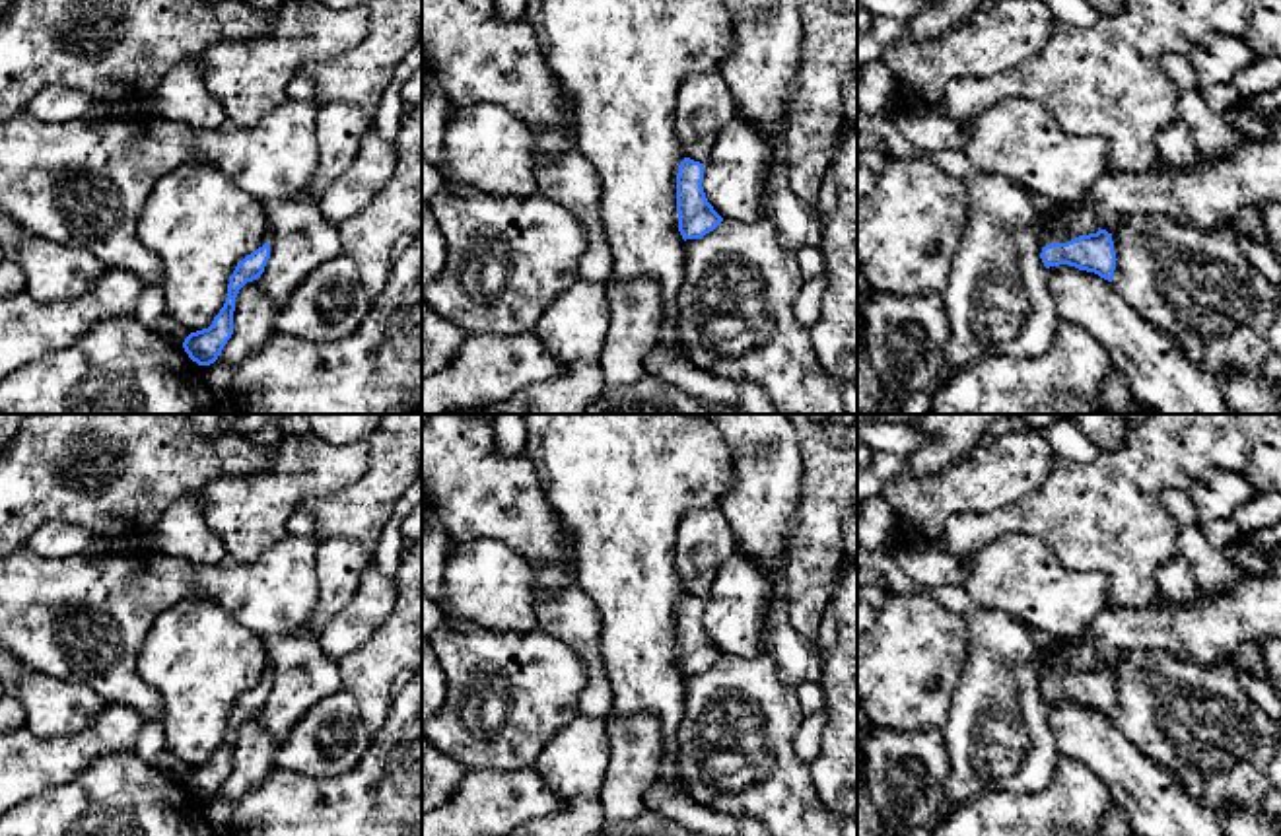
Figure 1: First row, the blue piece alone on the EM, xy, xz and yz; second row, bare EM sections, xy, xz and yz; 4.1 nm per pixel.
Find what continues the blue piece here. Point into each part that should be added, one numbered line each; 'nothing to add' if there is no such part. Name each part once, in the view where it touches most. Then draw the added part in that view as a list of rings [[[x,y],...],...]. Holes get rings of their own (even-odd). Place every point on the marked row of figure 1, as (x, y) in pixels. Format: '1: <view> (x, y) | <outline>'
1: yz (1060, 234) | [[[1077,202],[1063,204],[1063,208],[1061,208],[1061,218],[1059,218],[1059,222],[1057,222],[1057,227],[1056,227],[1054,233],[1052,233],[1052,243],[1067,243],[1067,241],[1075,239],[1075,237],[1069,233],[1069,227],[1067,227],[1067,212],[1069,212],[1071,208],[1075,208],[1075,206],[1077,206]]]

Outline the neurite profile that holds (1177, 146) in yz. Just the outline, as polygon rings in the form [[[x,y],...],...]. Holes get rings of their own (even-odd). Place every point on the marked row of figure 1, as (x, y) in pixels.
[[[1176,119],[1172,124],[1164,126],[1157,144],[1159,161],[1170,163],[1172,167],[1192,165],[1197,159],[1195,140],[1182,119]]]

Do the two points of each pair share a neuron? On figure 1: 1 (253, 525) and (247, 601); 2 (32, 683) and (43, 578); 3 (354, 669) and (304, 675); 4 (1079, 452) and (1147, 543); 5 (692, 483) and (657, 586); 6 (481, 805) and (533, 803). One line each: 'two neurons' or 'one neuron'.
1: two neurons
2: two neurons
3: two neurons
4: two neurons
5: one neuron
6: one neuron

